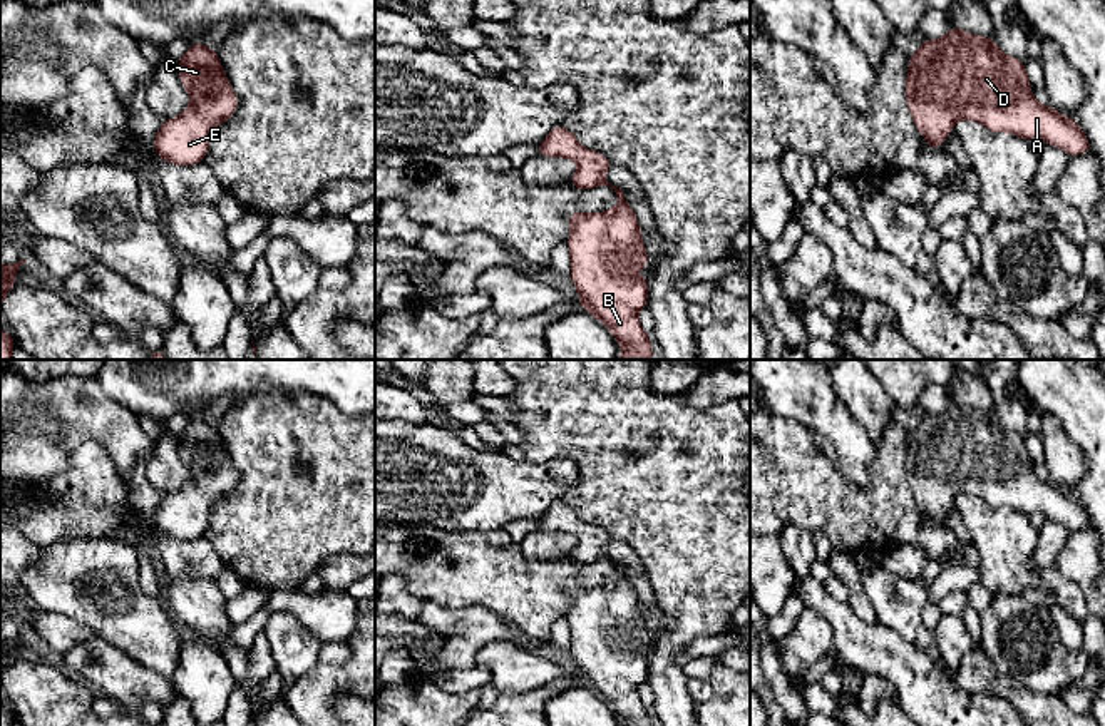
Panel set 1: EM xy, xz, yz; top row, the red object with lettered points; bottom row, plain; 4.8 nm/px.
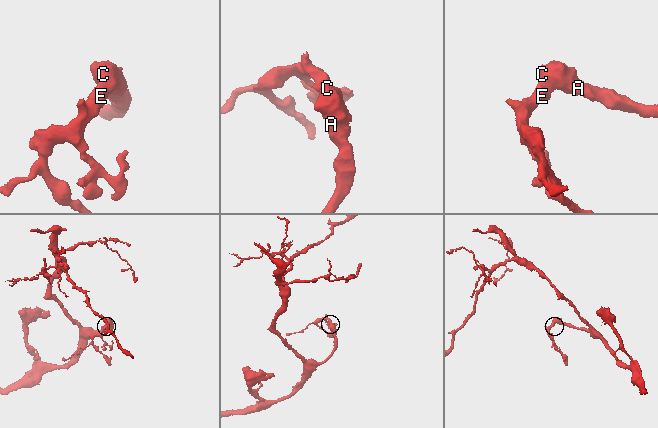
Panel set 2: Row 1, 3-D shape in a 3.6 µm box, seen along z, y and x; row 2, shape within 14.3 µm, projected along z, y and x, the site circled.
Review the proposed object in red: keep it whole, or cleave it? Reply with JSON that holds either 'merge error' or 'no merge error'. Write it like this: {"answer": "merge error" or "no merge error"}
{"answer": "no merge error"}

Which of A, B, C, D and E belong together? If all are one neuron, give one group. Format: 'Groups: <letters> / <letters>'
Groups: A B C D E

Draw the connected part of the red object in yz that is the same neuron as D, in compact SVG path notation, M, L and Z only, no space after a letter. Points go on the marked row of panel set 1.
M954 25L943 38L924 40L909 57L906 102L919 134L931 141L926 146L928 151L941 149L944 137L953 132L954 122L966 119L983 124L993 134L1010 132L1026 141L1040 139L1060 147L1070 157L1092 152L1090 141L1075 117L1065 117L1053 107L1036 102L1023 60L1005 55L993 38L968 33Z

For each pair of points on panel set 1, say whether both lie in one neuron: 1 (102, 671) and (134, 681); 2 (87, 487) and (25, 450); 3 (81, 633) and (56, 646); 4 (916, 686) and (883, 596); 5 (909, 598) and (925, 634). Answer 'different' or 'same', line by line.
1: same
2: different
3: same
4: different
5: different

